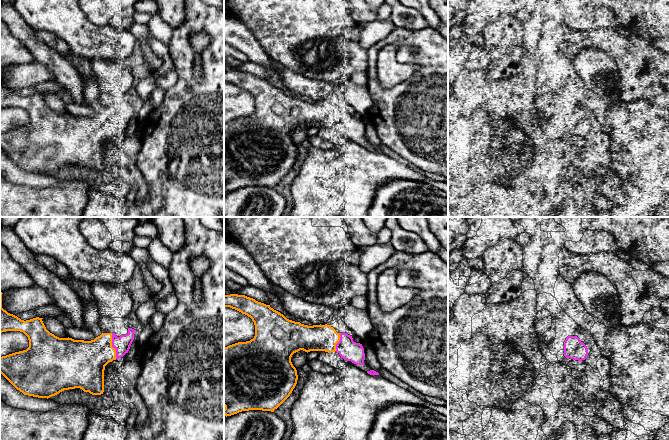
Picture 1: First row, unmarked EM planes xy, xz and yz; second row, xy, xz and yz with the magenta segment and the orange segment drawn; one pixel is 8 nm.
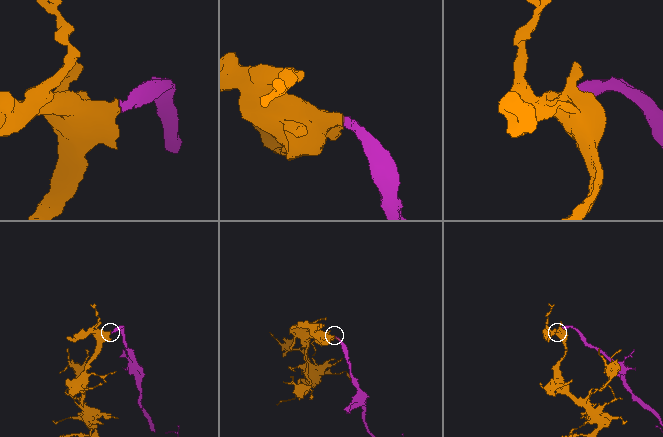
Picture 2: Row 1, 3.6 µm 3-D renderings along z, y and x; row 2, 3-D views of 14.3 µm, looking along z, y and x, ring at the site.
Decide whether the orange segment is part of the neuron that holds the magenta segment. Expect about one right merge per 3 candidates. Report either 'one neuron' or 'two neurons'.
one neuron

